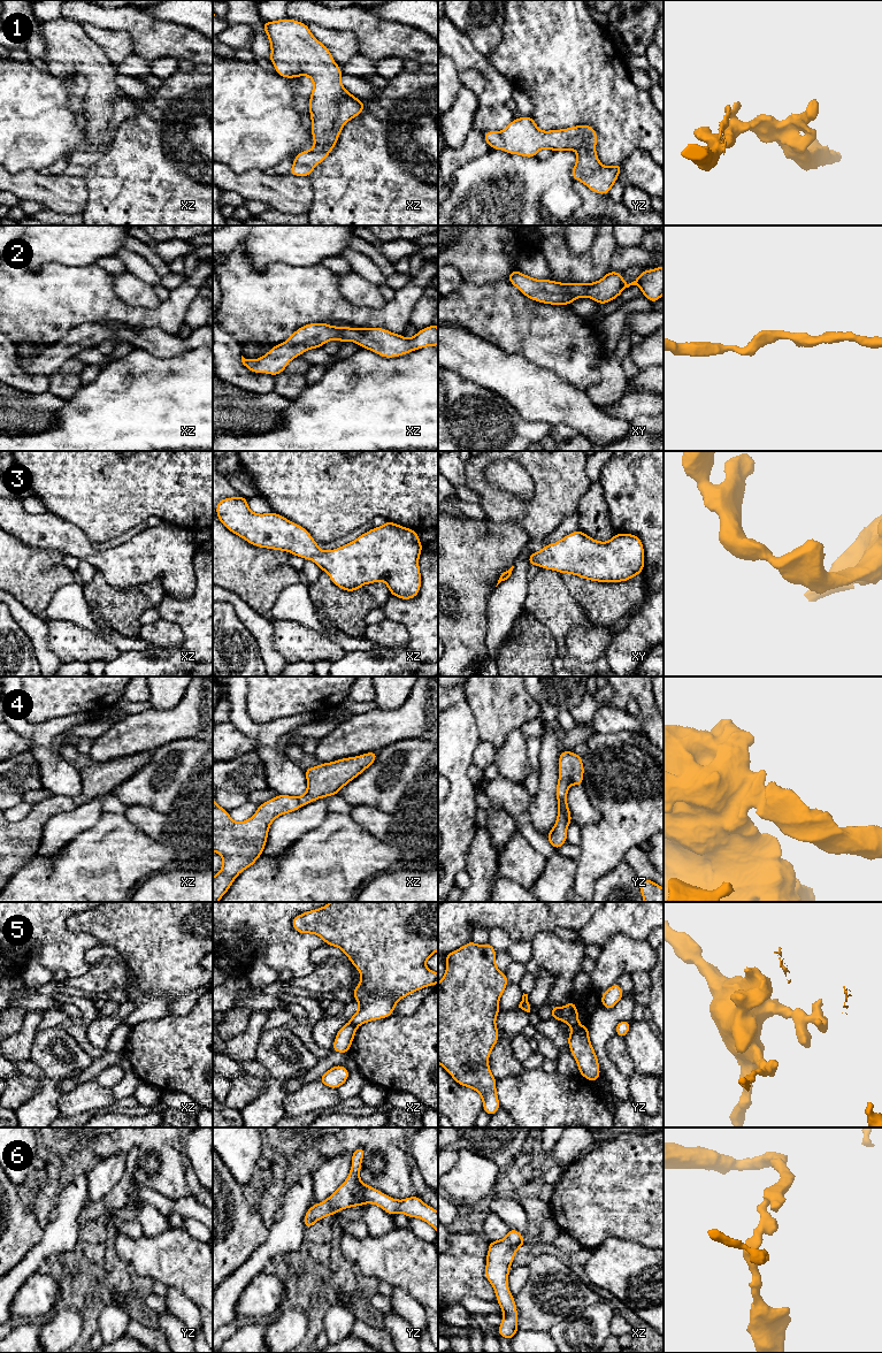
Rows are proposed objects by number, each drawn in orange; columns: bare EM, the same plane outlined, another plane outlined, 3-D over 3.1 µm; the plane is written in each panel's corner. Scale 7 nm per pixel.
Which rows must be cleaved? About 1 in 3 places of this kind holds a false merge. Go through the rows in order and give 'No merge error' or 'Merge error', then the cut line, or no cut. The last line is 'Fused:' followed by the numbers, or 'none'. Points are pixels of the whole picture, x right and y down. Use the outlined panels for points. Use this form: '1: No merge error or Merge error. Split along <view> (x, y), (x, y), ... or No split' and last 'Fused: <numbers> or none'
1: No merge error. No split
2: No merge error. No split
3: No merge error. No split
4: Merge error. Split along yz (559, 808), (568, 823)
5: Merge error. Split along yz (561, 1008), (558, 1019)
6: No merge error. No split
Fused: 4, 5

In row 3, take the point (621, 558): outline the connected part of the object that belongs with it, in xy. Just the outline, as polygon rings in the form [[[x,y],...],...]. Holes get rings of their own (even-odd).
[[[578,529],[553,544],[544,545],[540,551],[532,552],[528,563],[530,566],[539,565],[540,568],[575,574],[585,580],[621,582],[644,571],[644,546],[642,540],[634,534],[615,533],[608,542],[599,542]]]

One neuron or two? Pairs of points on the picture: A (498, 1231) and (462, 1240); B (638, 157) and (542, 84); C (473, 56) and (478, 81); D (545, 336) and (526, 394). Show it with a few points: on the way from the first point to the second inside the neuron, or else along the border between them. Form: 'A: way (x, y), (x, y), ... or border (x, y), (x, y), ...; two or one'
A: border (483, 1237), (489, 1241); two
B: border (651, 154), (636, 148), (621, 163); two
C: border (459, 73), (480, 74), (484, 90), (478, 97); two
D: border (511, 353), (523, 356), (559, 377); two

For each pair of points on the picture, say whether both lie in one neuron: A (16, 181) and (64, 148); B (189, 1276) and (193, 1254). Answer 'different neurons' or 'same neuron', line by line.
A: different neurons
B: same neuron

